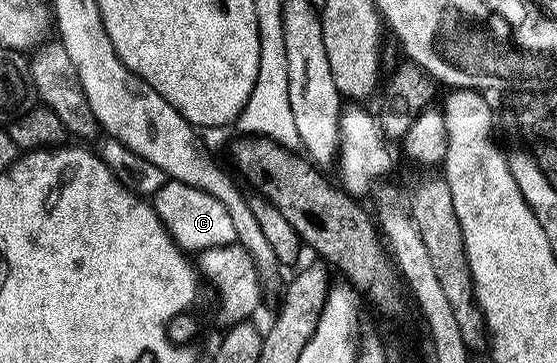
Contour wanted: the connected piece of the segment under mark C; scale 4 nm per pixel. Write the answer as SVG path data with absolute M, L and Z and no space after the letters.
M169 180L152 199L151 205L169 235L182 251L214 250L220 246L234 245L237 242L235 223L232 222L227 208L215 196L211 196L203 190L196 190L182 182Z

